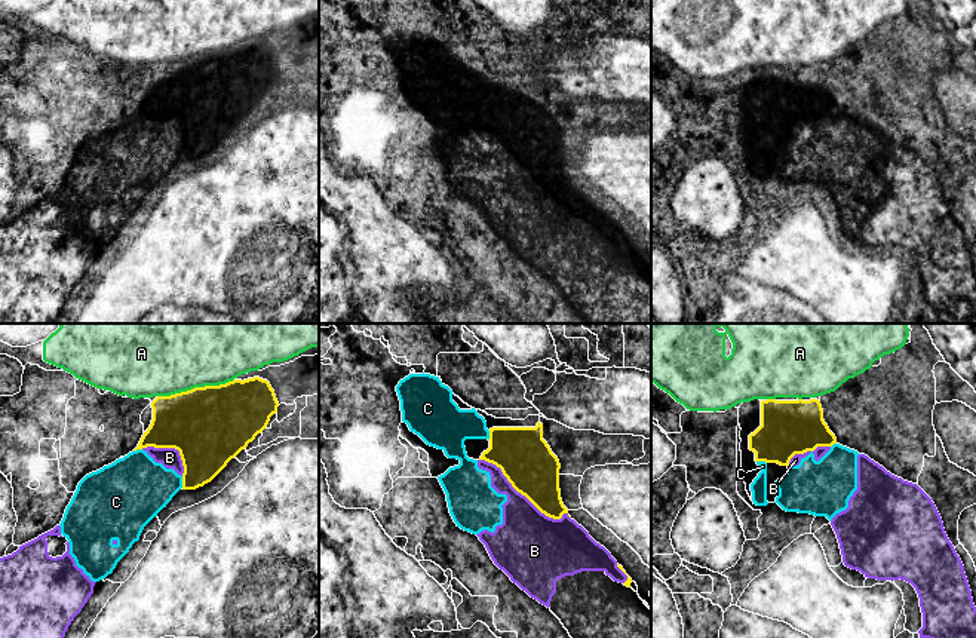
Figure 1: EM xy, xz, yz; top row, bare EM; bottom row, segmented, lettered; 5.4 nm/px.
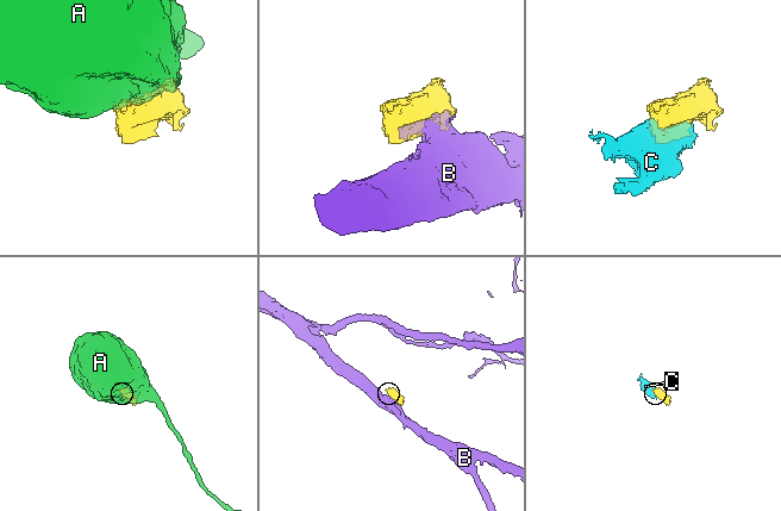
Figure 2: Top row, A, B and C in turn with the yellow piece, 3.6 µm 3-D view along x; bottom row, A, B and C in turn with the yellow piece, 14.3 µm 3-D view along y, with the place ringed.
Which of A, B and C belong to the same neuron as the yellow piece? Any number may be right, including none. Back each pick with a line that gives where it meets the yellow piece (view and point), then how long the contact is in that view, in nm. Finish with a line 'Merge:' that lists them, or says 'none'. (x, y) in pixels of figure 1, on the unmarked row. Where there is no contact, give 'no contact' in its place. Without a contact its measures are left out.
C: meets yellow in xy at (183, 150); contact 60 nm long
Merge: C

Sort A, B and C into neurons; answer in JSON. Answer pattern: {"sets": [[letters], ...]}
{"sets": [["A"], ["B"], ["C"]]}

